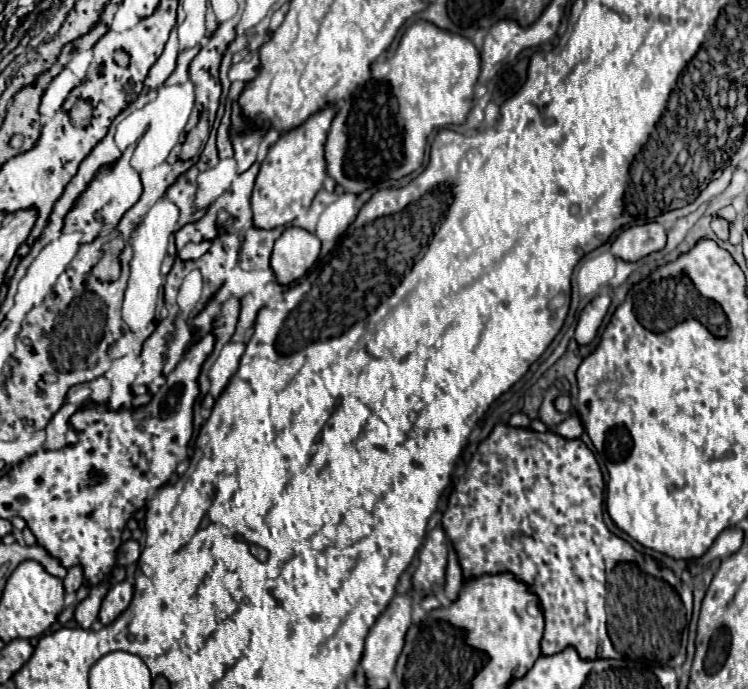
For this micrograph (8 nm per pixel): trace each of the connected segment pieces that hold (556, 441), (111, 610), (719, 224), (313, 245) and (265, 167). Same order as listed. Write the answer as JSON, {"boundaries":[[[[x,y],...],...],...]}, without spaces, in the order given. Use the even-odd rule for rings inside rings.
{"boundaries":[[[[497,425],[491,435],[481,441],[477,453],[471,457],[465,473],[459,477],[457,485],[453,487],[451,495],[449,495],[449,503],[447,503],[447,509],[443,513],[443,519],[441,519],[441,525],[443,529],[447,531],[447,537],[451,539],[451,547],[453,551],[457,553],[457,559],[459,559],[459,565],[463,569],[463,577],[465,579],[473,579],[473,577],[481,577],[481,575],[495,575],[495,573],[511,573],[515,575],[515,579],[519,579],[521,583],[527,585],[527,589],[539,597],[539,605],[541,605],[541,611],[545,615],[545,637],[541,641],[541,651],[543,655],[553,655],[553,653],[559,653],[563,651],[565,647],[575,647],[577,653],[581,655],[581,659],[597,659],[597,657],[603,657],[603,655],[619,655],[619,651],[615,651],[615,643],[611,643],[611,635],[607,635],[607,575],[611,573],[611,567],[617,563],[617,561],[635,561],[639,563],[639,567],[653,575],[653,577],[663,577],[667,579],[673,587],[675,587],[675,575],[669,571],[669,569],[663,569],[659,567],[649,555],[645,559],[643,553],[635,551],[631,547],[631,543],[627,543],[625,539],[613,535],[605,521],[603,521],[603,473],[601,473],[601,467],[593,455],[593,451],[579,439],[565,439],[557,433],[551,433],[551,431],[545,431],[545,433],[539,433],[539,431],[533,431],[533,429],[523,429],[523,427],[511,427],[511,425]],[[603,605],[603,617],[597,617],[597,607]]],[[[121,581],[113,585],[101,603],[99,621],[103,625],[109,625],[111,621],[115,621],[127,609],[131,599],[133,599],[133,585],[129,581]]],[[[713,217],[713,219],[711,219],[711,227],[713,227],[713,231],[715,231],[715,235],[717,235],[719,239],[723,239],[723,241],[729,239],[729,223],[727,223],[727,219]]],[[[287,227],[275,241],[271,253],[271,269],[279,285],[289,285],[303,277],[307,269],[317,261],[321,241],[299,227]]],[[[327,105],[315,115],[311,115],[301,127],[285,133],[279,141],[269,149],[265,161],[261,163],[259,175],[255,179],[251,209],[253,209],[253,225],[257,229],[275,229],[279,225],[291,223],[305,209],[309,209],[313,197],[321,189],[327,173],[323,159],[323,143],[327,139],[327,131],[333,119],[333,107]]]]}

